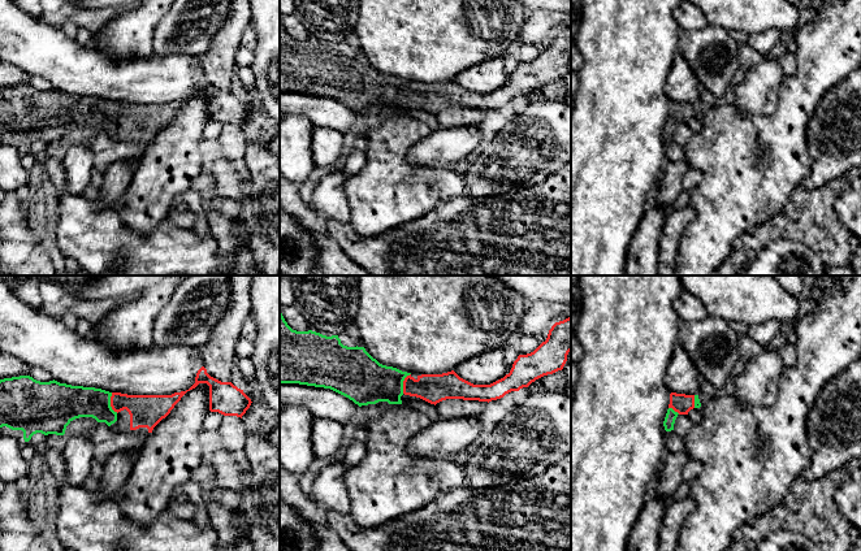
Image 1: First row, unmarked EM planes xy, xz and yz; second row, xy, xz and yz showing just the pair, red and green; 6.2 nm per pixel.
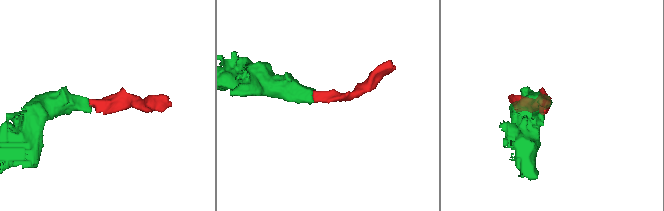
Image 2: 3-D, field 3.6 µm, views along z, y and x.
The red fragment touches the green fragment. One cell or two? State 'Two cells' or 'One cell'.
One cell

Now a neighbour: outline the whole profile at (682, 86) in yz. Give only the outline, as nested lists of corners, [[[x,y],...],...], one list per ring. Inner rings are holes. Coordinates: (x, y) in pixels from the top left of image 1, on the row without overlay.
[[[678,53],[667,71],[665,94],[670,101],[697,104],[704,86],[688,66],[687,60]]]

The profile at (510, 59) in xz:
[[[511,49],[510,52],[507,52],[505,56],[503,56],[503,61],[505,61],[505,69],[506,69],[506,74],[507,74],[507,78],[506,78],[506,83],[510,82],[511,77],[512,77],[512,73],[514,70],[518,68],[519,65],[519,61],[518,61],[518,57],[515,55],[515,51]]]

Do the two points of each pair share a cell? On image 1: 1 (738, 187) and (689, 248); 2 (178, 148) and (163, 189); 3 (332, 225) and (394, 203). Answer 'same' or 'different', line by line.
1: same
2: same
3: different

